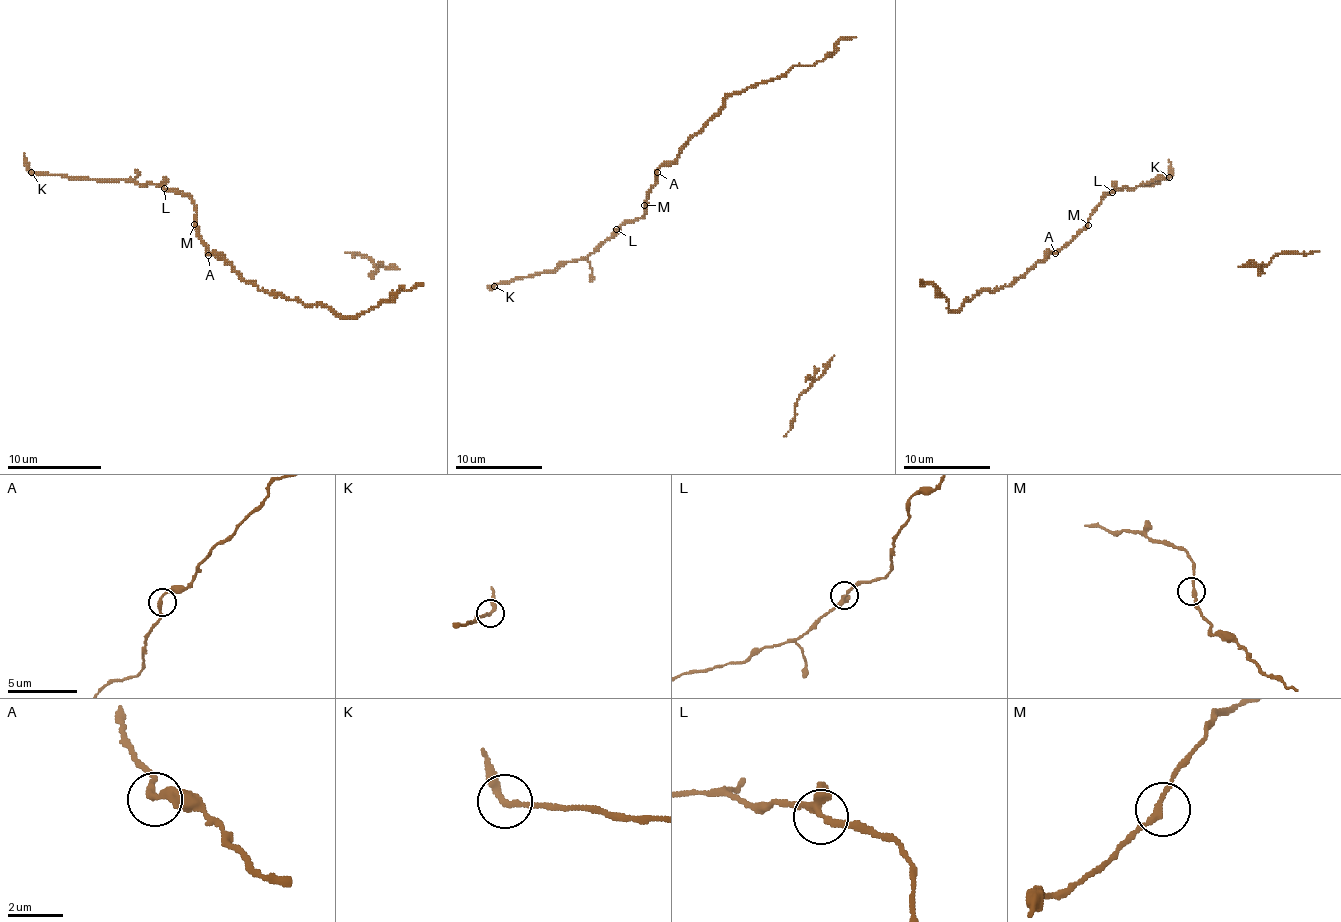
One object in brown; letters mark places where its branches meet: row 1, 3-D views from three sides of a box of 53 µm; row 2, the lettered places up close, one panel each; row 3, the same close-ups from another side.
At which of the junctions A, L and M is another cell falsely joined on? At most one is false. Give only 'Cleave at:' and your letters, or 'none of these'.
Cleave at: none of these

